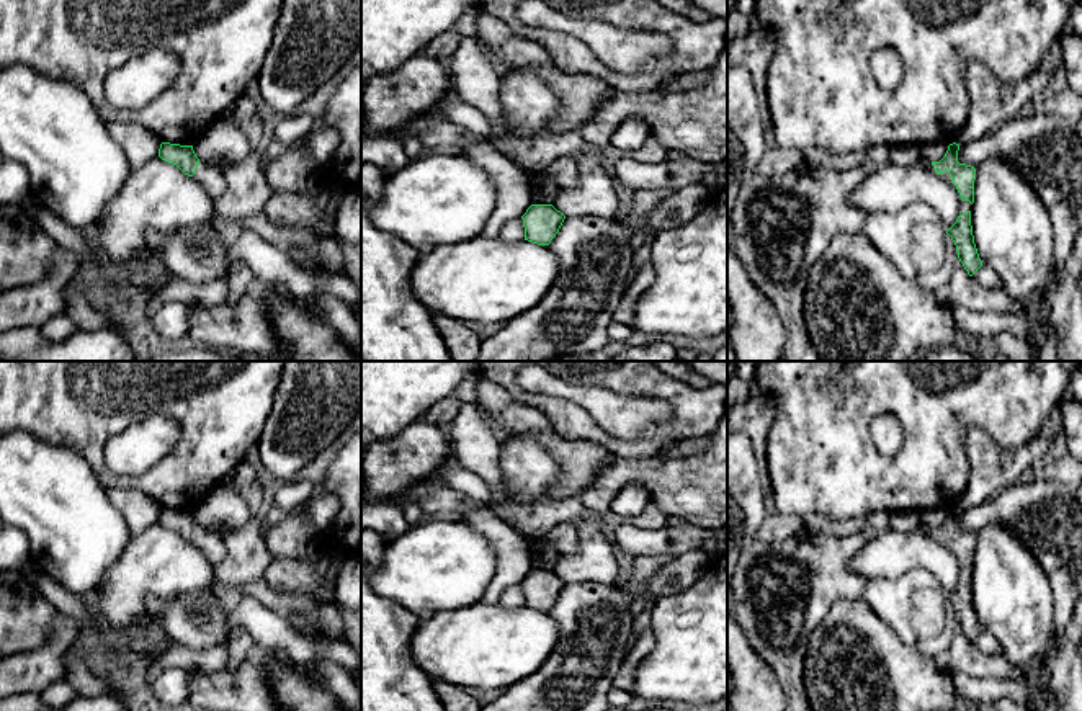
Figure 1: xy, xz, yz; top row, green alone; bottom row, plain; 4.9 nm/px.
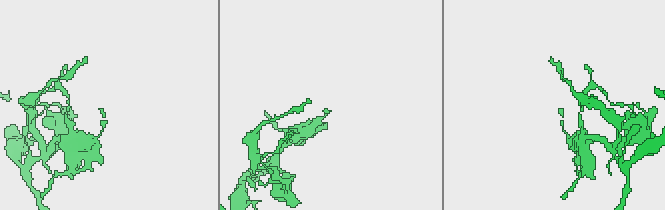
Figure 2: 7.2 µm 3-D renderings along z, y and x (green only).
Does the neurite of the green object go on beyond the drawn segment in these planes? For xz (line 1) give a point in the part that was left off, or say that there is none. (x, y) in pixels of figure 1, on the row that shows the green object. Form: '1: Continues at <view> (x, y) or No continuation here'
1: No continuation here

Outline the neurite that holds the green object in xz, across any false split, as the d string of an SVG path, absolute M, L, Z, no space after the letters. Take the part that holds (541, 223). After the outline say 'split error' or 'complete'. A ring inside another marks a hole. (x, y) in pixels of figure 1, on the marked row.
M531 204L521 216L525 240L549 245L559 232L566 216L552 204Z; complete

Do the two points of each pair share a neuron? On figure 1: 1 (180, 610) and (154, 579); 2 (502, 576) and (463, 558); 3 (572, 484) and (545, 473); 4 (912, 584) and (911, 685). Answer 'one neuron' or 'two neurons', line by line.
1: two neurons
2: two neurons
3: two neurons
4: two neurons

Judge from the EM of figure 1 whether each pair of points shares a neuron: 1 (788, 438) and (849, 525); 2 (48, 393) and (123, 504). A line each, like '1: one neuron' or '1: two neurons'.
1: two neurons
2: two neurons

